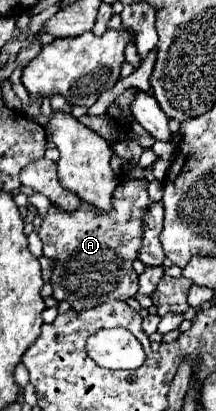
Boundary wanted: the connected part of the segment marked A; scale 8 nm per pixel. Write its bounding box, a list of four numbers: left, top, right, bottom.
[38,176,152,312]

